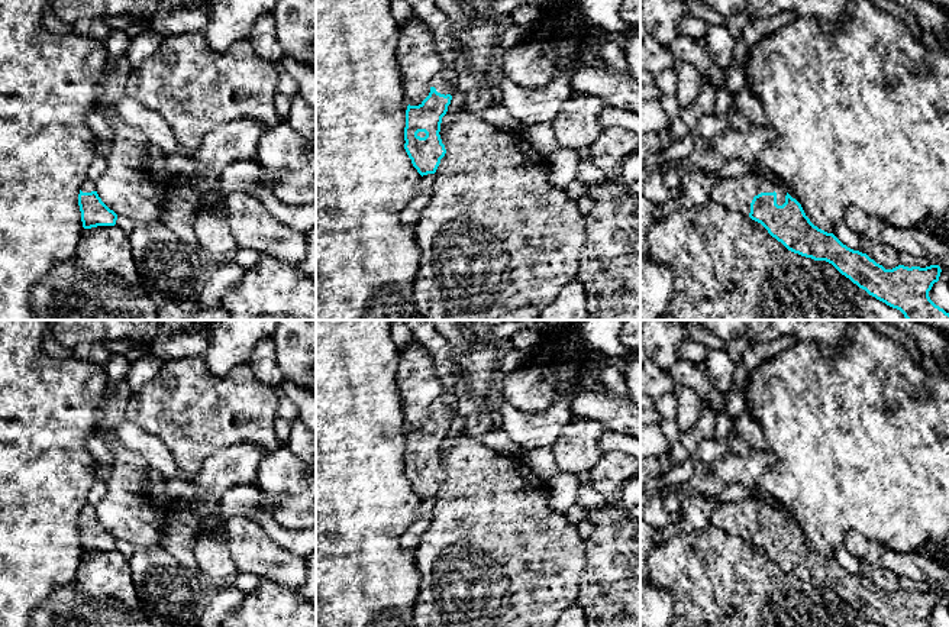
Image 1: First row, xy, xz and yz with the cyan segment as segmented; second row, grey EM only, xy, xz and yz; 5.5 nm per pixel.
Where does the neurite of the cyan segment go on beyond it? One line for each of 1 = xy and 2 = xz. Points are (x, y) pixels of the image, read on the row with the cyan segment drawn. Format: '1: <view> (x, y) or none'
1: xy (89, 186)
2: xz (445, 83)

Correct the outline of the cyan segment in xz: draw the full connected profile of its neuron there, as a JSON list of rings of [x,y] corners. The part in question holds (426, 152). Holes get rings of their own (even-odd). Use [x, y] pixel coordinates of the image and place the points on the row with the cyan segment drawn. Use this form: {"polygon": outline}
{"polygon": [[[445,67],[432,78],[429,96],[419,106],[407,104],[404,149],[422,177],[435,174],[446,153],[439,132],[458,81],[456,72]]]}

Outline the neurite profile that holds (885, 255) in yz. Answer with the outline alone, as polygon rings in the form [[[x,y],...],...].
[[[864,235],[861,237],[861,251],[866,253],[877,264],[882,265],[885,269],[892,269],[900,265],[898,252],[882,242],[874,242]]]

